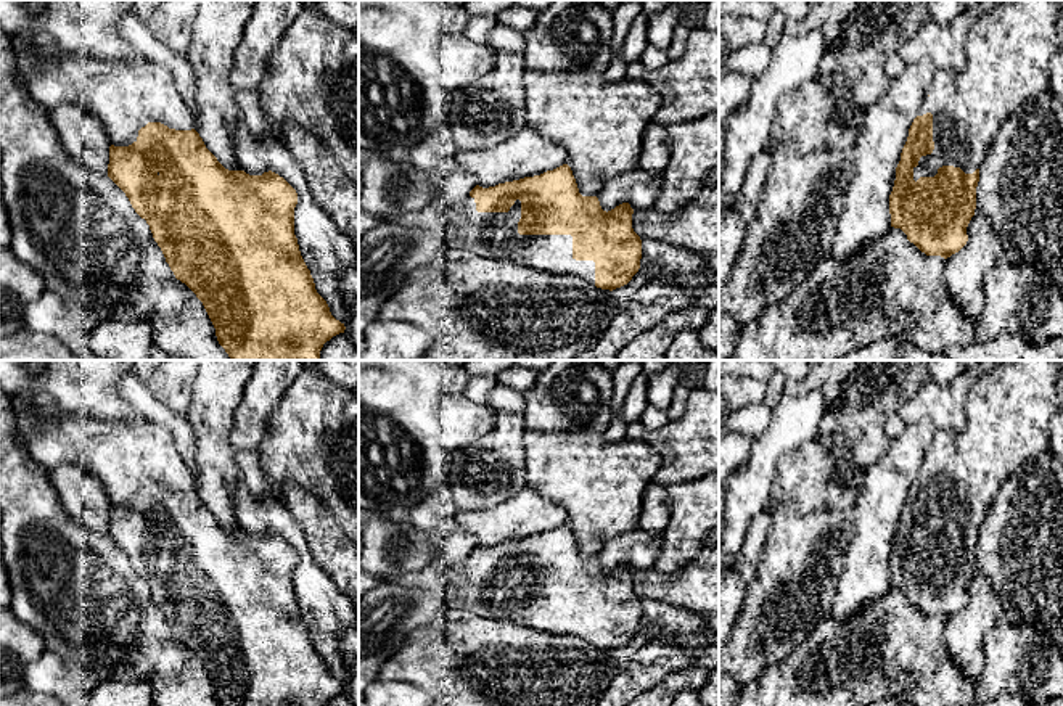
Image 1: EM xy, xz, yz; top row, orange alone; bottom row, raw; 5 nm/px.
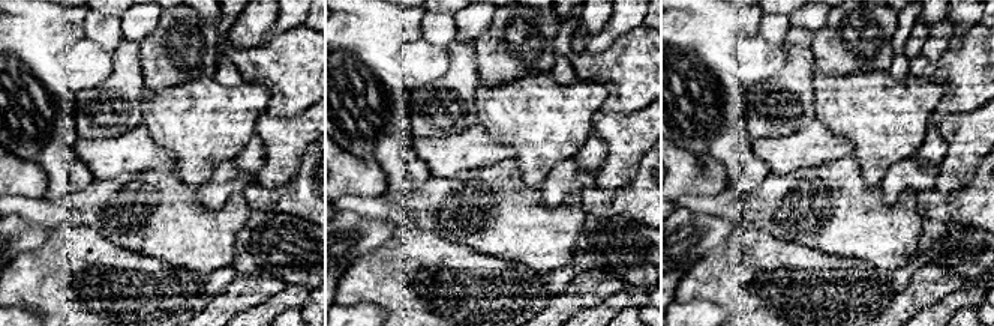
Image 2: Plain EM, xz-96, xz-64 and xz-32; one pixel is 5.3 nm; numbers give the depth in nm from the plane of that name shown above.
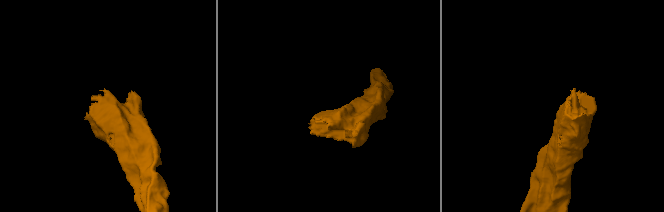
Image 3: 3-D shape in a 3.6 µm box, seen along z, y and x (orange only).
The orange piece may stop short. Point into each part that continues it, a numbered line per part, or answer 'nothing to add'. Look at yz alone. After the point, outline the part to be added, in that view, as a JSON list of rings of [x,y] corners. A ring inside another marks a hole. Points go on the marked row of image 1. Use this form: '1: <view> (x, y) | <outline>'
1: yz (1009, 50) | [[[1007,0],[978,16],[967,35],[967,63],[960,71],[938,69],[918,116],[933,114],[931,154],[913,167],[913,180],[934,177],[942,166],[973,174],[983,166],[1002,124],[1021,106],[1034,103],[1050,88],[1050,60],[1061,48],[1057,31],[1063,0]]]

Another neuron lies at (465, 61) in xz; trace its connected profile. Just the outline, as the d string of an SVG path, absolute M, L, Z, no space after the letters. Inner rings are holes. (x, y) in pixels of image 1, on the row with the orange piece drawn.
M465 34L439 35L436 39L441 77L454 93L486 76L494 66L494 51L489 45L478 45Z

